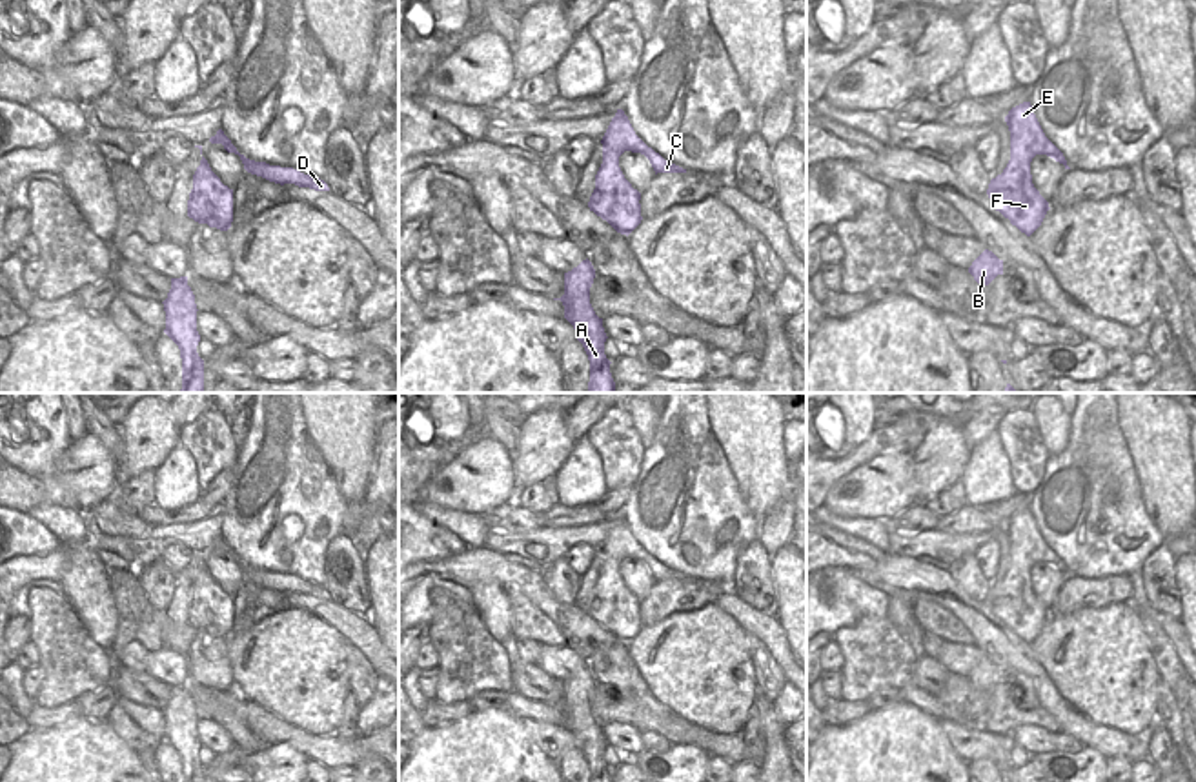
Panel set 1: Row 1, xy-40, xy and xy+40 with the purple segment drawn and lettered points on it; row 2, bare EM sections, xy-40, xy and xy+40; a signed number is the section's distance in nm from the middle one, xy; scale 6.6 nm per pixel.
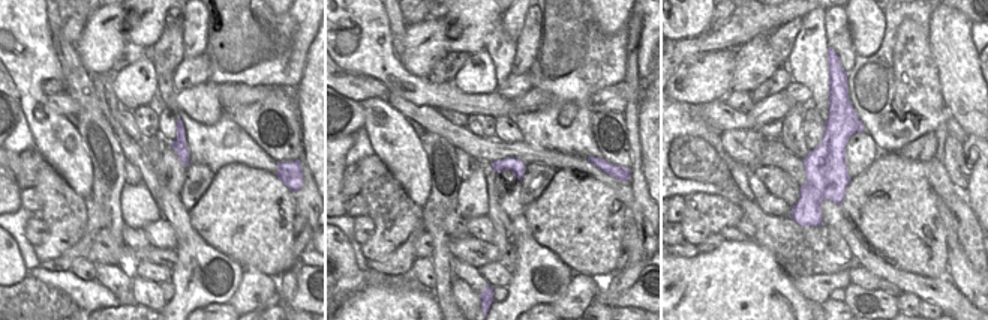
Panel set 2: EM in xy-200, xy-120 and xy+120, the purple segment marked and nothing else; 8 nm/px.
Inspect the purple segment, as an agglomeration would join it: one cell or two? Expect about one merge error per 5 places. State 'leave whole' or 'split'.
leave whole

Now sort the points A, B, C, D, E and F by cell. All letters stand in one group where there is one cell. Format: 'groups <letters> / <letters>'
groups A B C D E F

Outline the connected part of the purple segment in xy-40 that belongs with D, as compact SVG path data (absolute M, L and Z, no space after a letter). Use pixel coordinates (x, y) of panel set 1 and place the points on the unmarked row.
M218 536L217 542L209 546L209 549L222 551L228 560L238 562L244 571L244 576L251 582L262 584L280 593L295 591L299 595L309 595L315 598L329 598L328 591L313 582L304 582L293 575L269 573L266 569L255 569L255 567L246 566L244 562L237 558L237 555L224 542L222 536Z

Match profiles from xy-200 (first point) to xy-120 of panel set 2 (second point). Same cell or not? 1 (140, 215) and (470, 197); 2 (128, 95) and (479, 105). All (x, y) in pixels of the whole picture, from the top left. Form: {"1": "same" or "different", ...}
{"1": "same", "2": "different"}

